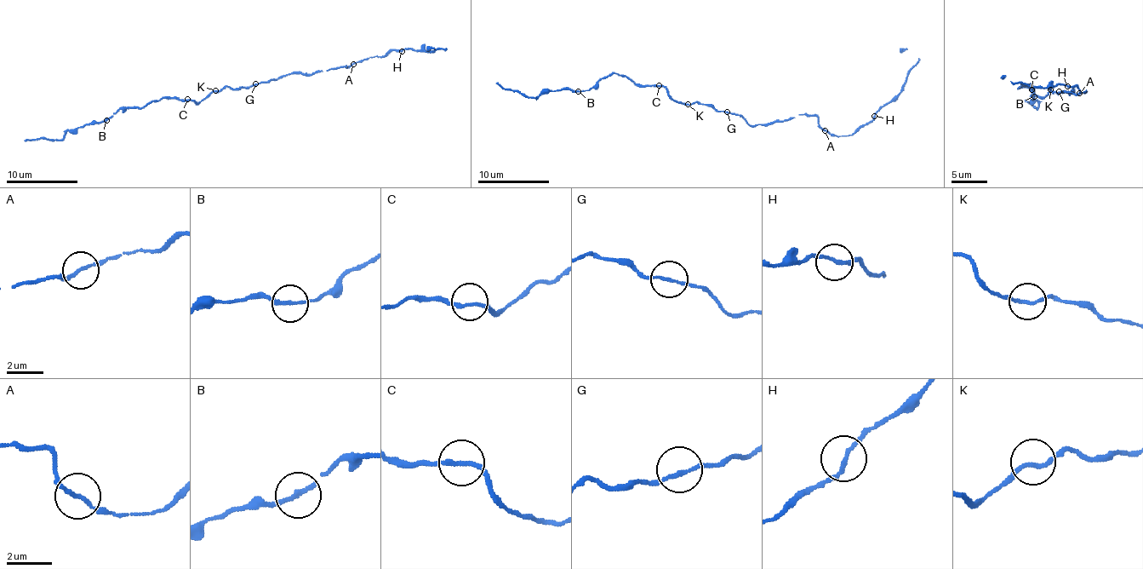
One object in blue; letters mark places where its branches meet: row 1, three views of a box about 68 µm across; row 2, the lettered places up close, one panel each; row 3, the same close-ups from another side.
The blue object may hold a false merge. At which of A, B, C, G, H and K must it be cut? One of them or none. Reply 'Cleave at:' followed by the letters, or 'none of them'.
Cleave at: none of them

